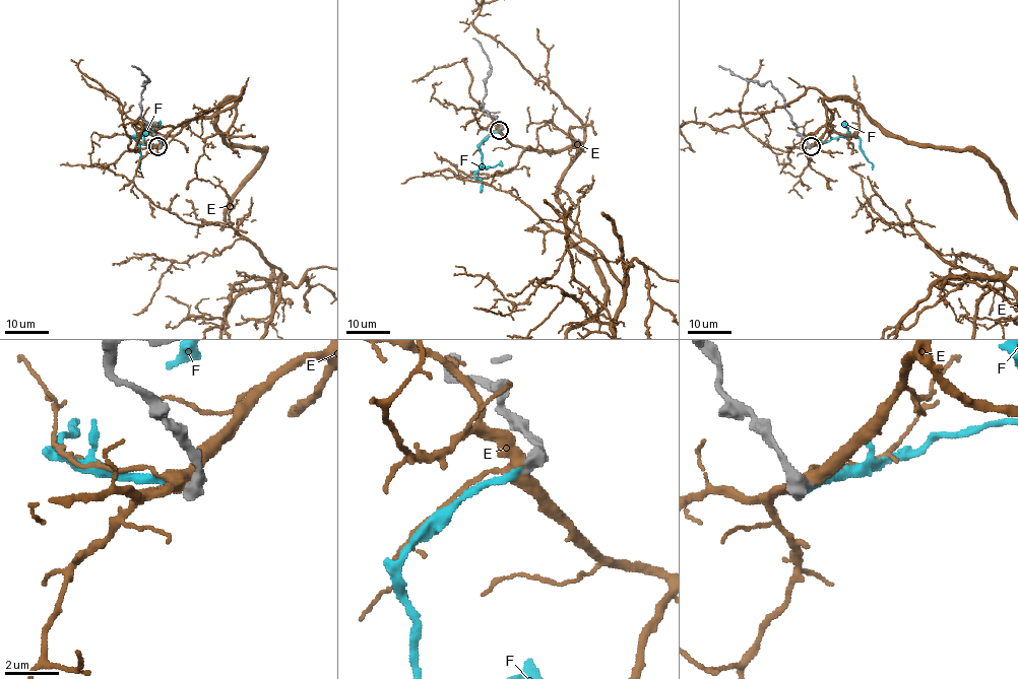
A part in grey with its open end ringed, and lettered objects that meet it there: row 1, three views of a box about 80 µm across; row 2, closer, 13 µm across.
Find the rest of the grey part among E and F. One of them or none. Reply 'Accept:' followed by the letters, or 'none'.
Accept: F

